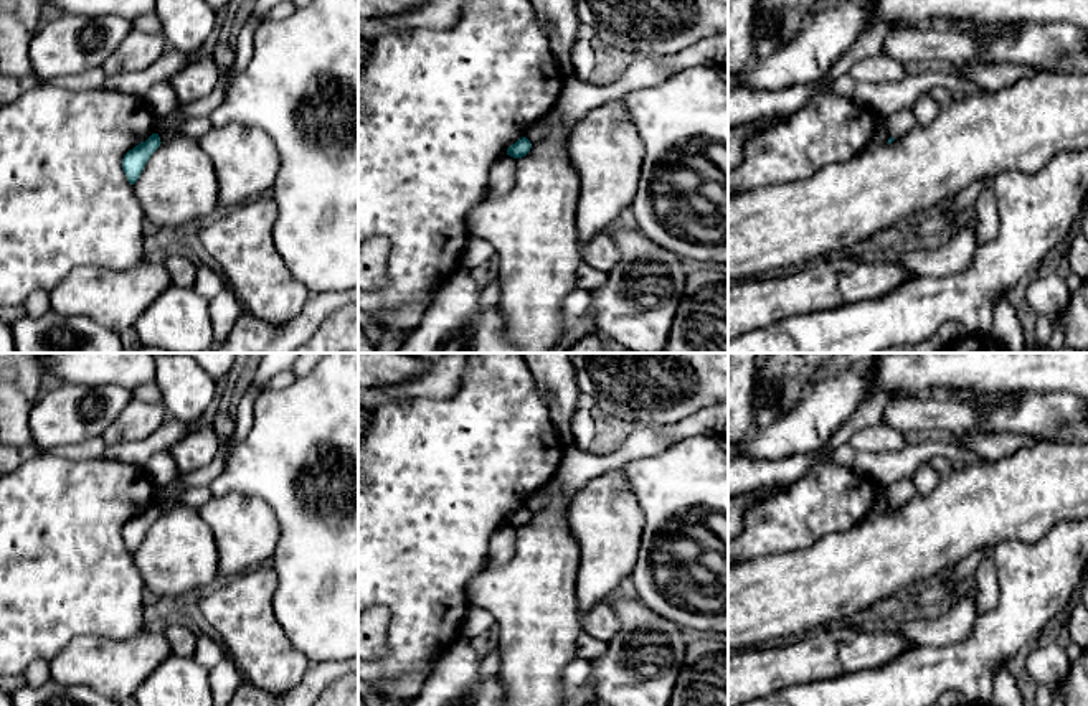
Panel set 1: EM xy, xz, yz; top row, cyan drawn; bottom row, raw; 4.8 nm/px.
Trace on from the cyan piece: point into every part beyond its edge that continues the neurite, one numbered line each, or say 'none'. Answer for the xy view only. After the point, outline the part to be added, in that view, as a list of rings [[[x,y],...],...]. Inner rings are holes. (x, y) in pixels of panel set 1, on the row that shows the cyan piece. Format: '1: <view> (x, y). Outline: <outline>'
none

